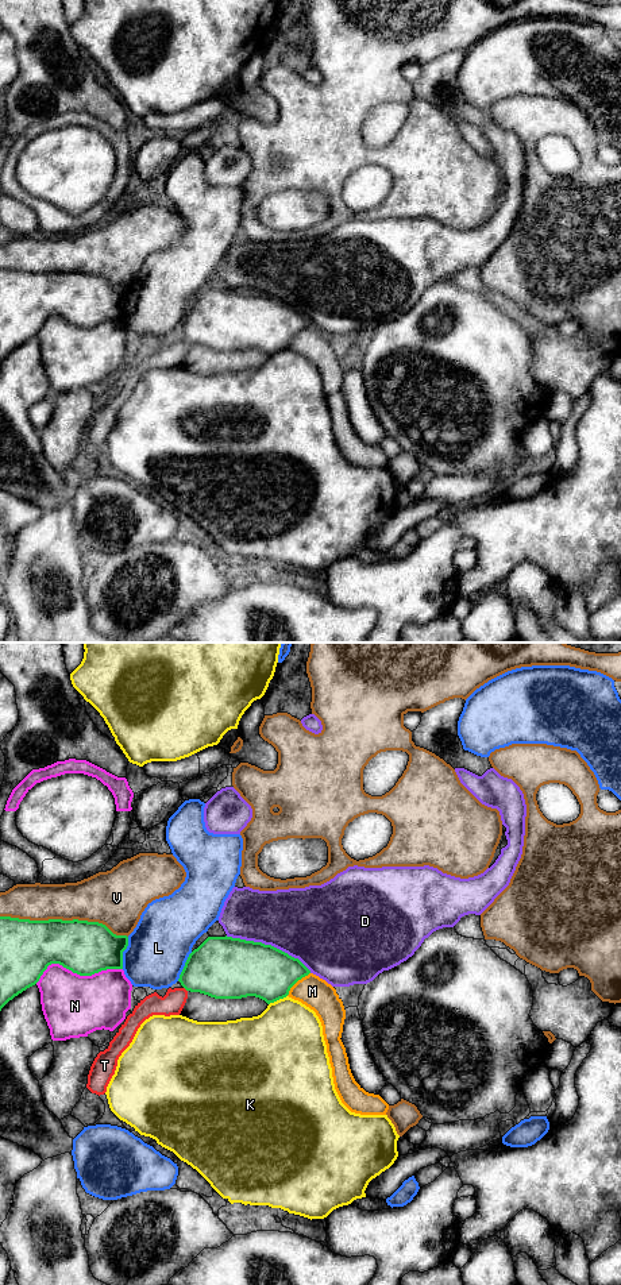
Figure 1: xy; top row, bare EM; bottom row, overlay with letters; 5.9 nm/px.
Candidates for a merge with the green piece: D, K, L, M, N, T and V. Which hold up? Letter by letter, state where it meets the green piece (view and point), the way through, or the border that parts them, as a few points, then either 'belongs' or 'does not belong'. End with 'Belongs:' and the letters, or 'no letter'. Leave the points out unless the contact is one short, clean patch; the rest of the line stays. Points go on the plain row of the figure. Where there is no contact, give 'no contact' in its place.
D: xy (269, 297) | does not belong
K: xy (277, 351) | does not belong
L: xy (122, 305) | does not belong
M: xy (296, 334) | along xy (309, 324), (286, 347) | does not belong
N: xy (76, 324) | does not belong
T: xy (185, 340) | does not belong
V: xy (64, 273) | does not belong
Belongs: no letter

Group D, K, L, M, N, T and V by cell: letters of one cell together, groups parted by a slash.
D / K / L / M T / N / V

